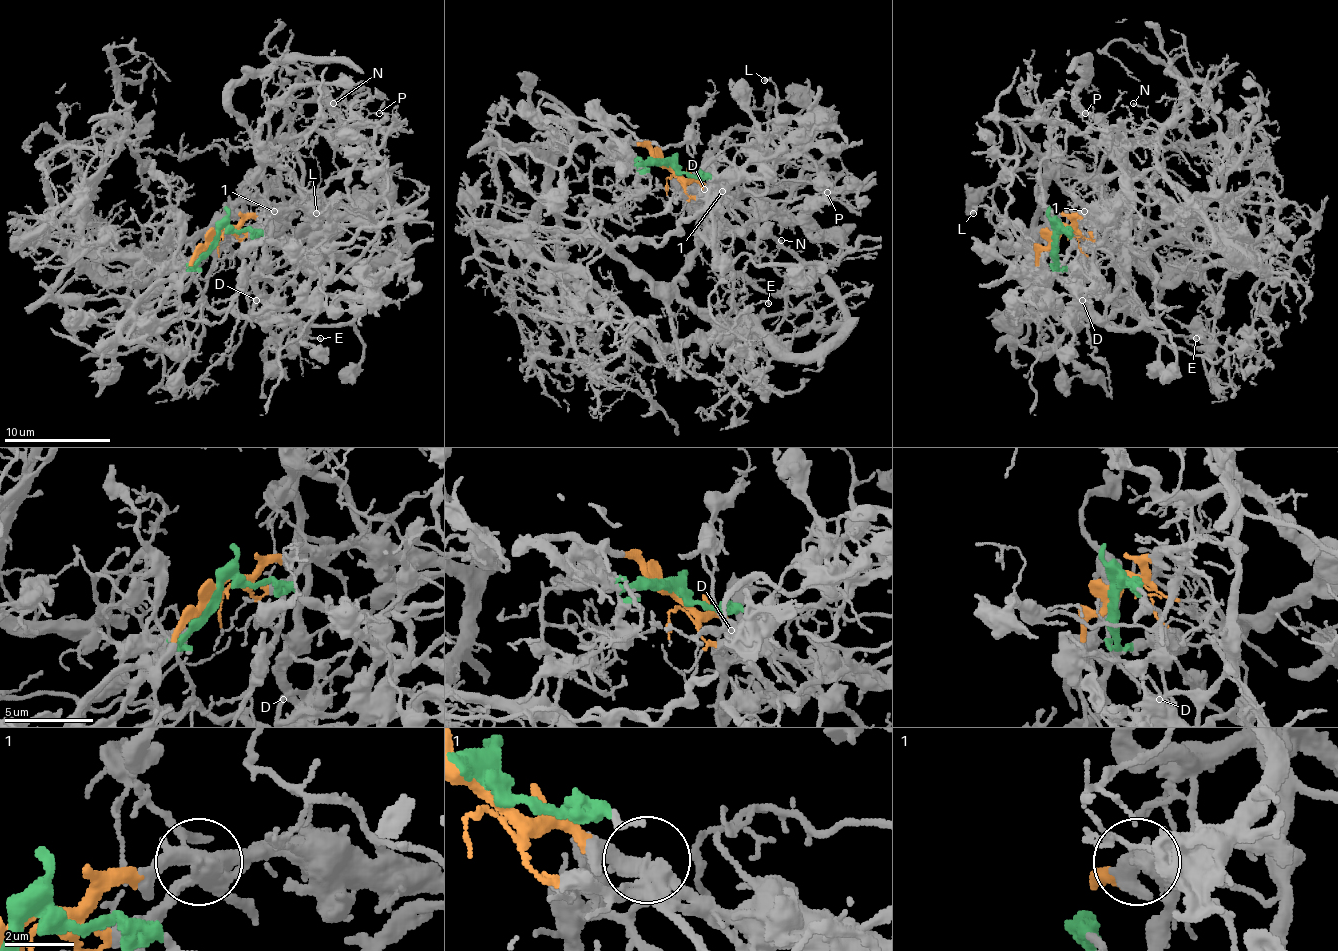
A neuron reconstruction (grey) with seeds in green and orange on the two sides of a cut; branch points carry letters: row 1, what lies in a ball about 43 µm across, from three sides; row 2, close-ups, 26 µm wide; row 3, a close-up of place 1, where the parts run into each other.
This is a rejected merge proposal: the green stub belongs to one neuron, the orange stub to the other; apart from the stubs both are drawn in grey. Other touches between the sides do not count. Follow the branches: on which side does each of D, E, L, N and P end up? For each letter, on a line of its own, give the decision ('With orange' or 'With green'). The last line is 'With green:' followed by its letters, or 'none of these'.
D: With orange
E: With orange
L: With orange
N: With orange
P: With orange
With green: none of these

